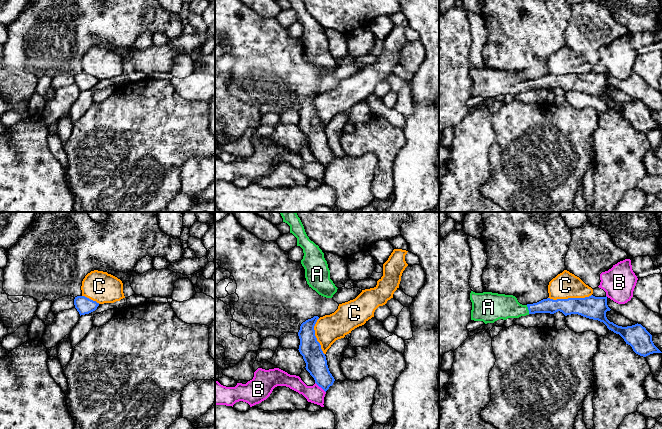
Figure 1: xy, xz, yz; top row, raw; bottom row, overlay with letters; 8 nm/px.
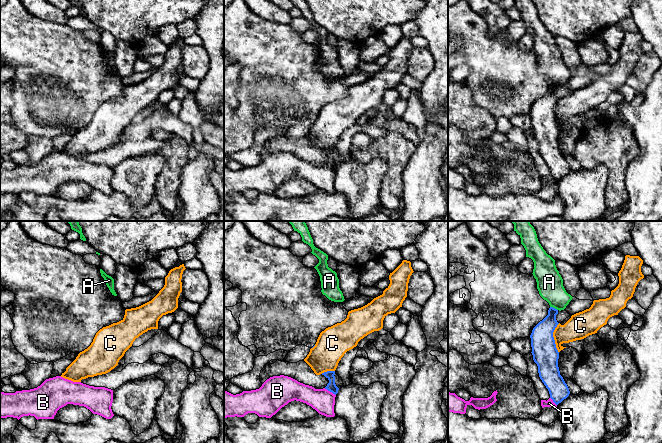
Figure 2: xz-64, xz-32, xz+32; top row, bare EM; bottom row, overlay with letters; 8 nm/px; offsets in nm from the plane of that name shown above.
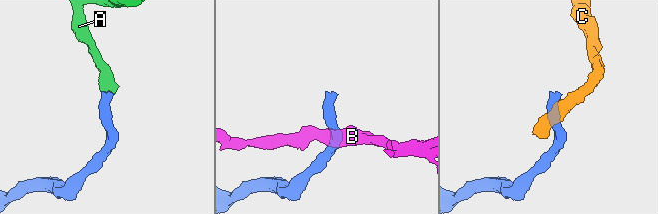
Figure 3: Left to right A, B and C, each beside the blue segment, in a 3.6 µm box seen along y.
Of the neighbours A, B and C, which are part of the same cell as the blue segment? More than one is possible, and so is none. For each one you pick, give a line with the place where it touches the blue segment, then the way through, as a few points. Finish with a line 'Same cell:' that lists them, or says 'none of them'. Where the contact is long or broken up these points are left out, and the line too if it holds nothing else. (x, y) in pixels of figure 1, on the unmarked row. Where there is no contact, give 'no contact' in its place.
A: meets blue in yz at (528, 85); runs through yz (548, 81), (528, 85), (497, 82)
Same cell: A

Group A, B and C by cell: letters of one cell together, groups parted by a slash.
A / B / C

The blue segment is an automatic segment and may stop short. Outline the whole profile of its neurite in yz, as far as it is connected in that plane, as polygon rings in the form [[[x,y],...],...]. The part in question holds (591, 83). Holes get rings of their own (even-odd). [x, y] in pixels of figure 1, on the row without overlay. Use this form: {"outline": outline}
{"outline": [[[471,67],[471,96],[494,99],[499,95],[519,94],[535,89],[554,90],[558,87],[565,92],[578,90],[583,93],[603,98],[607,104],[619,110],[633,127],[643,133],[653,129],[662,129],[653,119],[652,111],[641,100],[622,103],[610,98],[606,88],[611,85],[606,73],[593,71],[585,74],[568,74],[553,76],[543,75],[537,79],[522,81],[513,71],[492,68],[475,69]]]}

